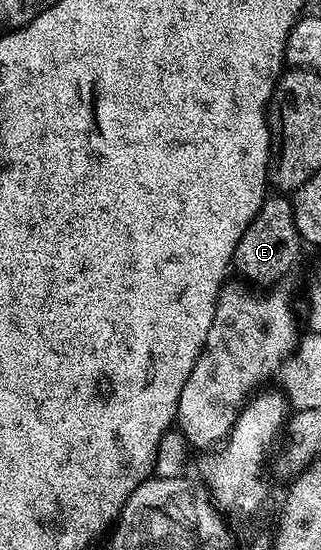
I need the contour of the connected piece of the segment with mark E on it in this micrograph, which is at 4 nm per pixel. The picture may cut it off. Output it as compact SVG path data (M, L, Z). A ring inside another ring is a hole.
M280 194L265 199L256 213L255 219L247 226L242 239L238 242L234 259L234 270L244 274L243 281L256 288L272 288L283 274L288 274L300 258L300 249L304 243L300 238L294 221L291 201ZM274 196L274 197L273 197ZM253 282L253 283L252 283ZM256 285L256 286L255 286Z

